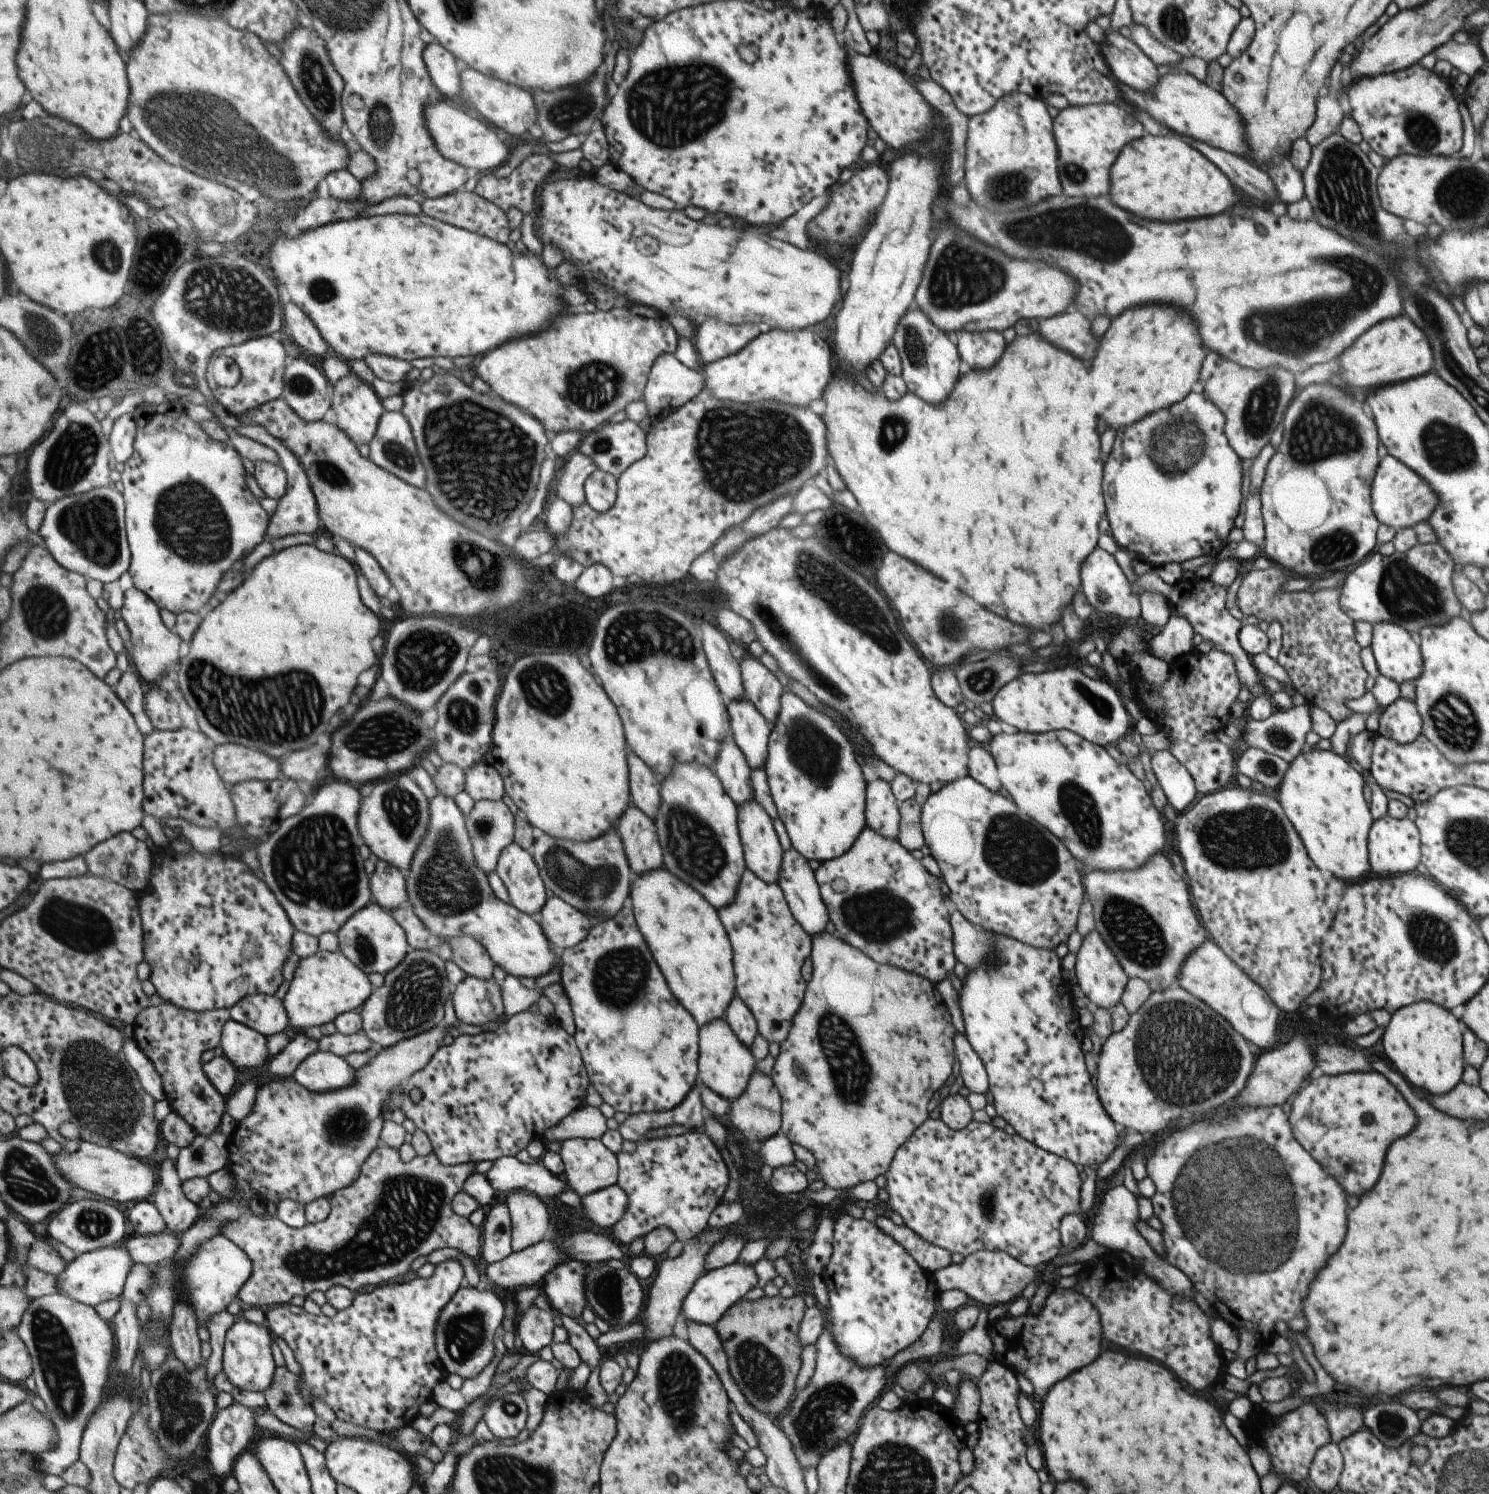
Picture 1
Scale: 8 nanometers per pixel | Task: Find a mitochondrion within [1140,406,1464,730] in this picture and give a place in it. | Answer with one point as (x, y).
(1405, 593)

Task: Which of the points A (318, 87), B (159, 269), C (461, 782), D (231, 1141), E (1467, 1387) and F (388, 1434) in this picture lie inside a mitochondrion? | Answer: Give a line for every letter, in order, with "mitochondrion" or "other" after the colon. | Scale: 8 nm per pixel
A: mitochondrion
B: mitochondrion
C: other
D: other
E: other
F: other

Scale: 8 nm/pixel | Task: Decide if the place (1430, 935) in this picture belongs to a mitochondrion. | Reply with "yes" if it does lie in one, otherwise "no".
yes

